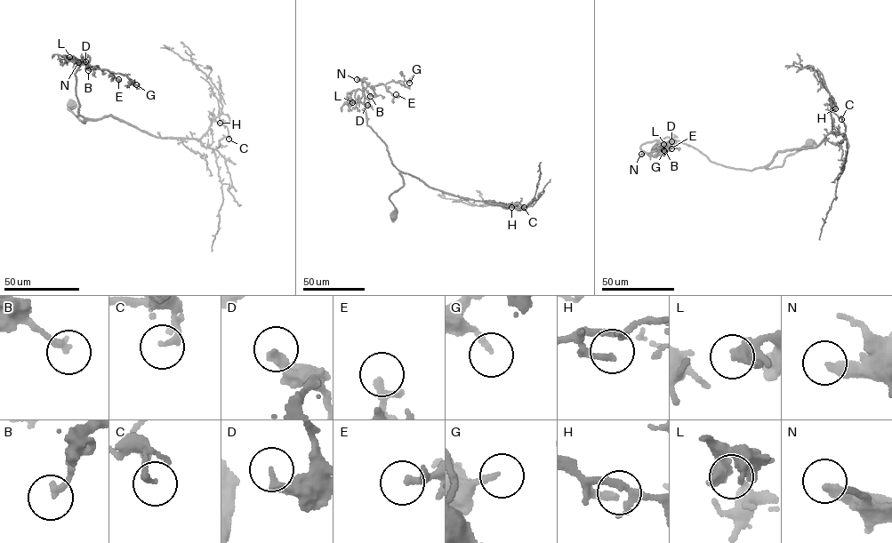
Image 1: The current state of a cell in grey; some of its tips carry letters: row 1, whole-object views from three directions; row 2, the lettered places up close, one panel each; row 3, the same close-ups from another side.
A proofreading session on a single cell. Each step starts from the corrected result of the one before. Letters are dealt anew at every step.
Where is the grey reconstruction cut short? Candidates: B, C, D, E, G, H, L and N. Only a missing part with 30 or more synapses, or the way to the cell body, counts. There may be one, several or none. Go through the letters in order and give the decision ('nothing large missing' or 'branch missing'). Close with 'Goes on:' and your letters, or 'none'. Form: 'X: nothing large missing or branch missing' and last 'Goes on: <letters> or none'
B: nothing large missing
C: nothing large missing
D: nothing large missing
E: nothing large missing
G: nothing large missing
H: nothing large missing
L: nothing large missing
N: branch missing
Goes on: N

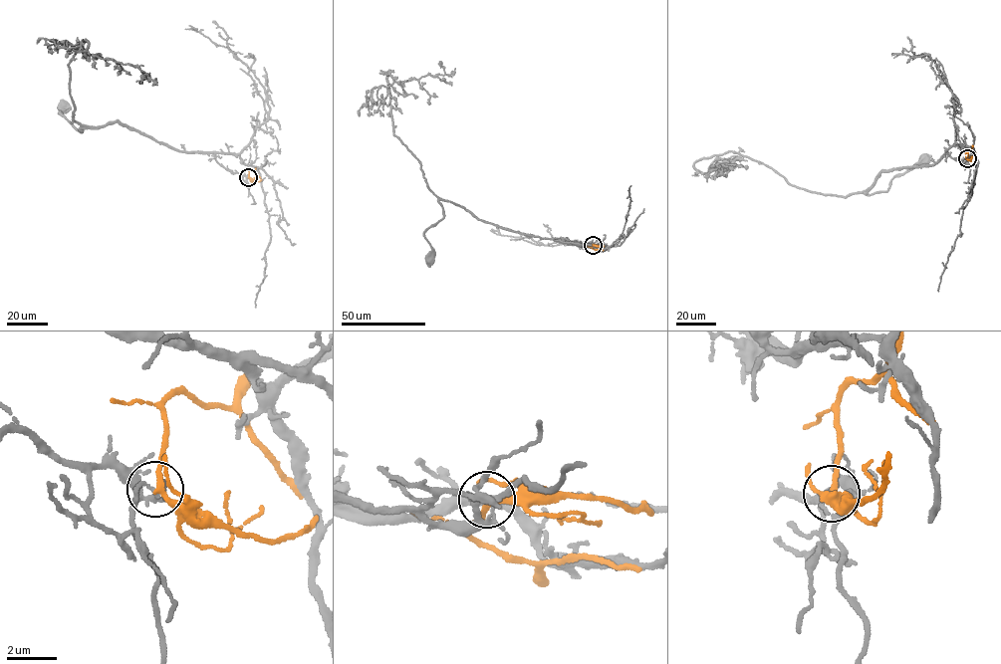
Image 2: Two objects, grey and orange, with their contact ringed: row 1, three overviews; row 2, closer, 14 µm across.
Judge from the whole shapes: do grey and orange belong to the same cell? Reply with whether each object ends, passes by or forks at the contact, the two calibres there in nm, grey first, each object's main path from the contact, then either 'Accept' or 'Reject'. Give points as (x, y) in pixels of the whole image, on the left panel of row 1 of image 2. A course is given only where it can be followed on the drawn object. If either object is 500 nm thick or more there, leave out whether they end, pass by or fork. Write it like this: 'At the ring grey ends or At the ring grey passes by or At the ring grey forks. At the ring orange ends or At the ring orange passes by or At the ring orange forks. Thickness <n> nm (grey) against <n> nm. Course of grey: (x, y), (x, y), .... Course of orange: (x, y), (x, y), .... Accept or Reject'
At the ring grey ends. At the ring orange passes by. Thickness 110 nm (grey) against 200 nm. Course of grey: (248, 177), (226, 169), (214, 153), (172, 149), (116, 121), (81, 131), (60, 112), (65, 111), (63, 106). Course of orange: (248, 177), (250, 169), (260, 178). Reject

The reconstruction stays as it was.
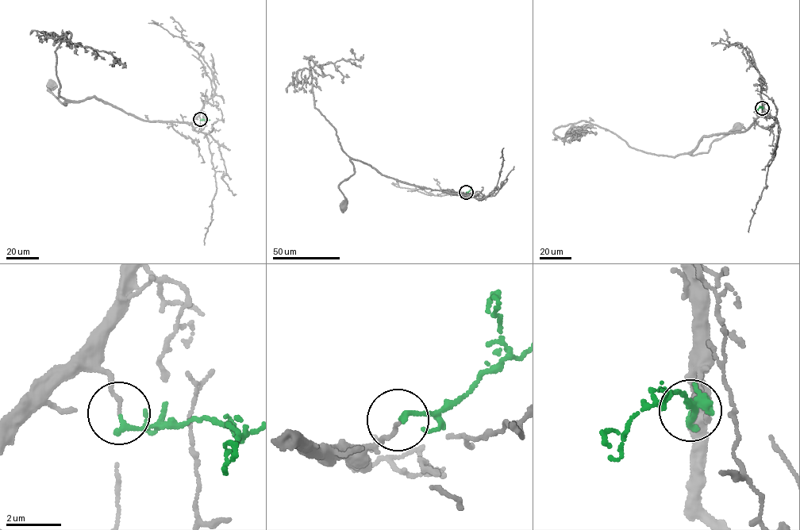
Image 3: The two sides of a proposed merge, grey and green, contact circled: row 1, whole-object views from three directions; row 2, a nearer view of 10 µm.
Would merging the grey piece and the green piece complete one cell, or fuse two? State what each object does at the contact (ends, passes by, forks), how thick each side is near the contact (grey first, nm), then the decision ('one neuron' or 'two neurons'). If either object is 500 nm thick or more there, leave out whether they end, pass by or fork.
grey ends; green ends; calibres 110 and 180 nm; one neuron

